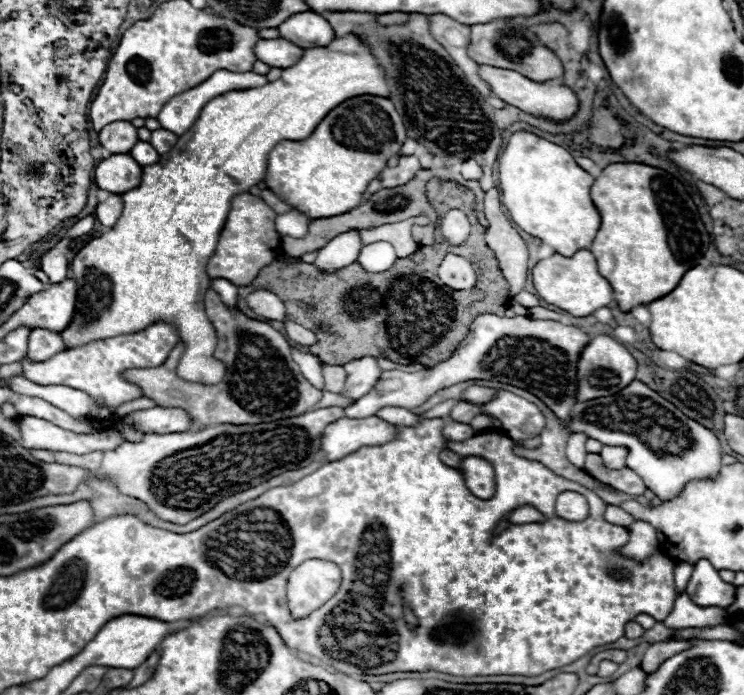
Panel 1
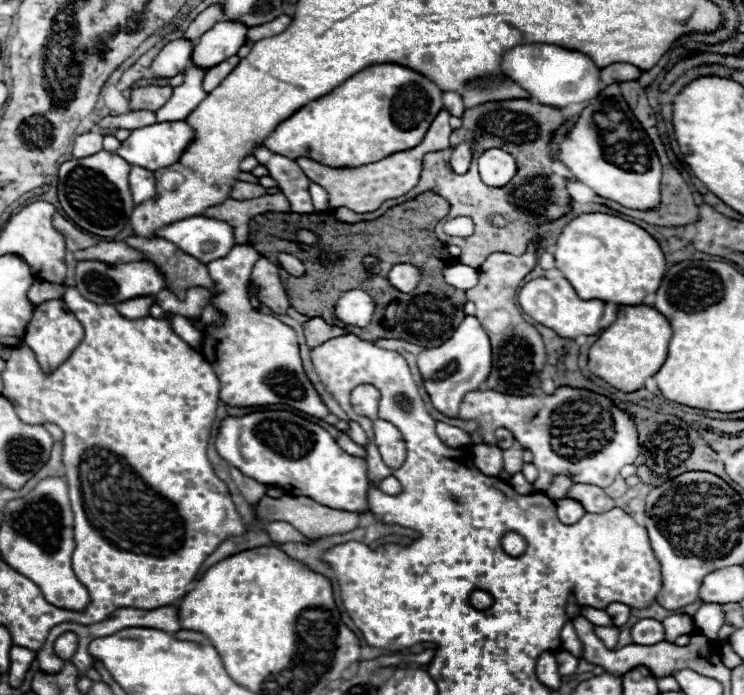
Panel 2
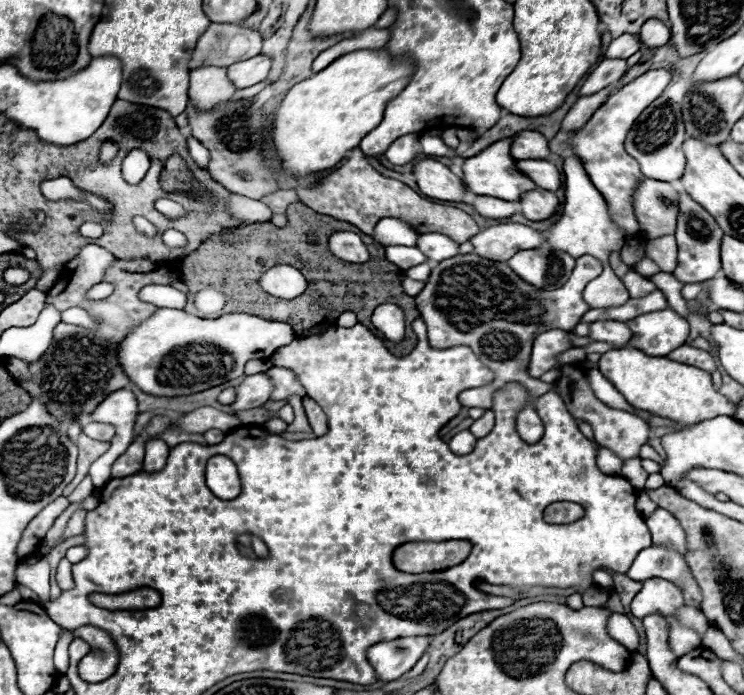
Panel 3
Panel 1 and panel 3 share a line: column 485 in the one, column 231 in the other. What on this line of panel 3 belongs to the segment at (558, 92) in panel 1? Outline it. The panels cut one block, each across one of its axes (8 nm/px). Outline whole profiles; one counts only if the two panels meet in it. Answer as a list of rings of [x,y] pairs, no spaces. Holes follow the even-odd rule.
[[[258,54],[250,60],[242,60],[228,66],[228,78],[234,82],[236,88],[248,88],[268,78],[270,64],[272,64],[270,56]]]

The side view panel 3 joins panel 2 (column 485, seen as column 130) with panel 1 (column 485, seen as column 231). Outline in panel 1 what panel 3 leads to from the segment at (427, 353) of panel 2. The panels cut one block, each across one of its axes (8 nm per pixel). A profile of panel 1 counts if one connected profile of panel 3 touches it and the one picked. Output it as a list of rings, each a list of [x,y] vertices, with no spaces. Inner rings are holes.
[[[480,314],[470,326],[468,336],[460,342],[456,352],[424,372],[386,370],[370,392],[344,409],[349,418],[364,418],[376,414],[384,406],[418,408],[440,388],[464,380],[494,380],[512,384],[538,396],[562,422],[570,420],[570,408],[576,404],[576,364],[578,354],[588,344],[590,336],[576,326],[564,326],[554,320],[532,320],[526,316],[506,318],[496,314]]]

